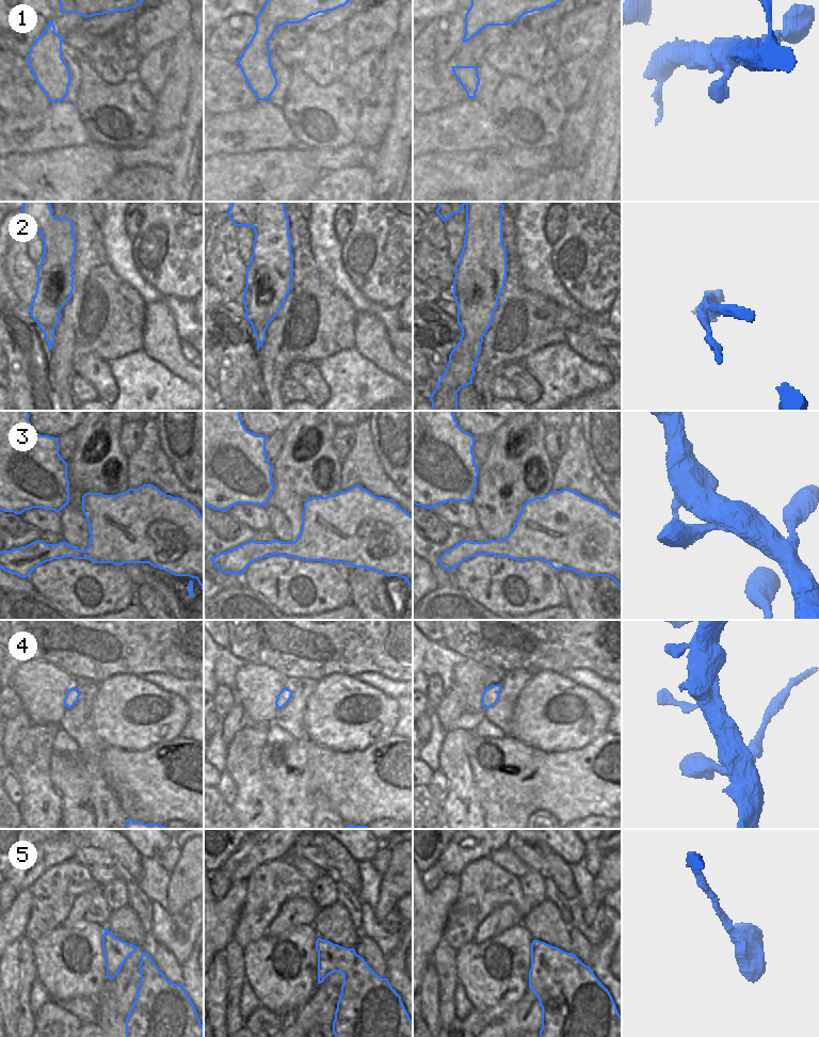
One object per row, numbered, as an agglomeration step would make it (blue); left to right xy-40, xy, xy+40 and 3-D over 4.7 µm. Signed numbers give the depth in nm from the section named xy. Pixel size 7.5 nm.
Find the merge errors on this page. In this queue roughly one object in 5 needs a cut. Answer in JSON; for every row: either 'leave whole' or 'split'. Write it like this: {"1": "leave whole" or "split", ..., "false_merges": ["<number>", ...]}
{"1": "leave whole", "2": "split", "3": "leave whole", "4": "leave whole", "5": "leave whole", "false_merges": ["2"]}

